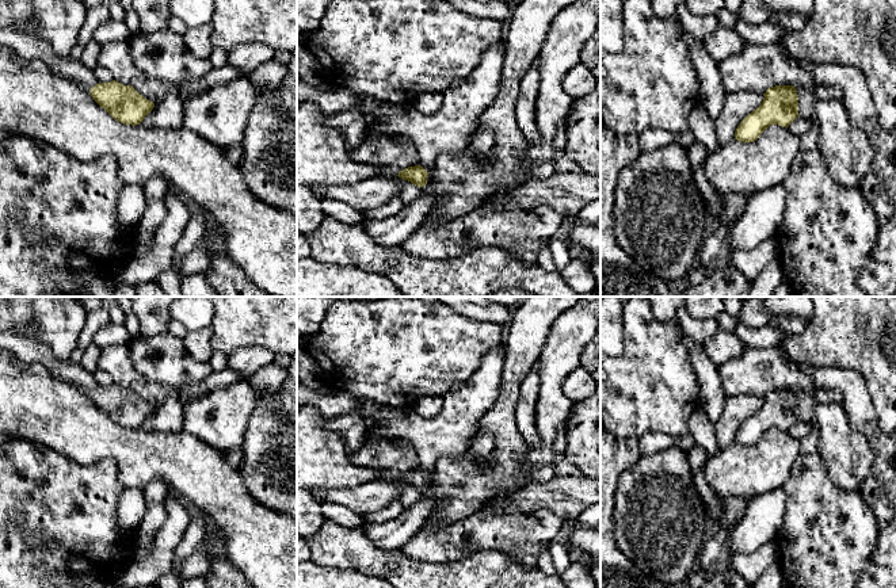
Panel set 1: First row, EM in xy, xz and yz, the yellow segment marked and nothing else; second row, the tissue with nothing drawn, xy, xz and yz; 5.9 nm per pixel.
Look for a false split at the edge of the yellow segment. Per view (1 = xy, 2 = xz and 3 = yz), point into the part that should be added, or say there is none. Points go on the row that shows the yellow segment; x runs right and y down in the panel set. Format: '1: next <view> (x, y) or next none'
1: next none
2: next xz (365, 195)
3: next none

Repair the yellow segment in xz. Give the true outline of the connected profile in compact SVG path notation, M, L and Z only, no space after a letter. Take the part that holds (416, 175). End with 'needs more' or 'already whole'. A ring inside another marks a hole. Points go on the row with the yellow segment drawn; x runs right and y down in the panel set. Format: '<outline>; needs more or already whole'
M415 165L400 171L397 176L374 176L344 186L317 184L312 186L310 190L320 201L336 199L362 213L367 213L386 203L394 195L399 195L404 180L408 180L418 187L423 187L428 182L427 176L428 172L423 167Z; needs more

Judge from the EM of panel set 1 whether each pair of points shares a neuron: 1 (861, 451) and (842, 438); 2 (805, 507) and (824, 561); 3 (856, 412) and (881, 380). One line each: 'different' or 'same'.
1: same
2: same
3: different

